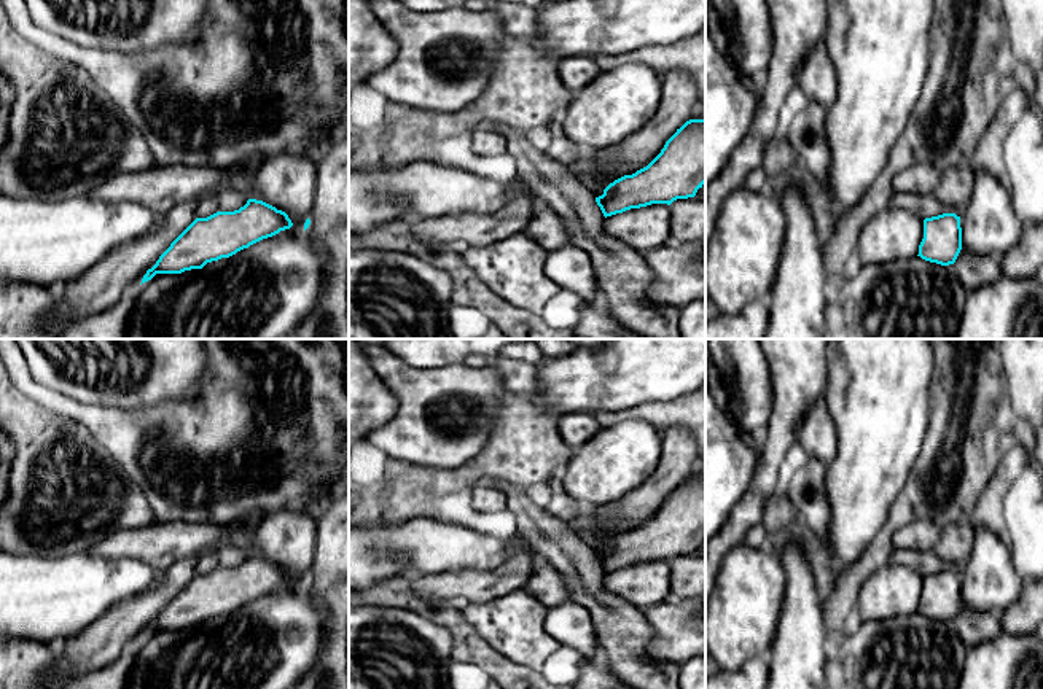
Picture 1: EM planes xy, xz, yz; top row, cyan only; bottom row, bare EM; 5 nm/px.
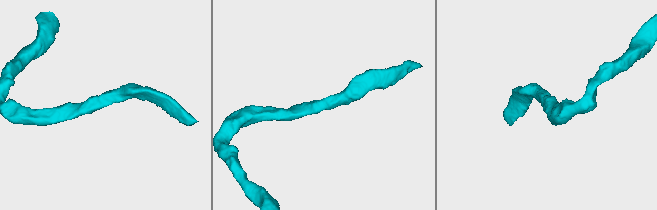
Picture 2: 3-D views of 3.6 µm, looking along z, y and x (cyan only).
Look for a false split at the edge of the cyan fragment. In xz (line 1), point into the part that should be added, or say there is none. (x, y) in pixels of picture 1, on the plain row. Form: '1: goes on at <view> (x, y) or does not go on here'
1: does not go on here

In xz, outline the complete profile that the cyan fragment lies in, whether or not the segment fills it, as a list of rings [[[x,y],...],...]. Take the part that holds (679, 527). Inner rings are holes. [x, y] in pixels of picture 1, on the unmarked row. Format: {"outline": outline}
{"outline": [[[689,476],[643,525],[610,539],[596,554],[604,573],[694,554],[705,539],[705,476]]]}

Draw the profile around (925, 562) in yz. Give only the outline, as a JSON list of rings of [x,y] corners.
[[[893,549],[889,559],[889,563],[900,563],[916,570],[919,574],[932,574],[943,570],[955,570],[962,573],[962,568],[941,560],[935,551],[898,551]]]

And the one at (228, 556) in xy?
[[[223,546],[197,555],[196,574],[207,574],[217,568],[234,568],[247,560],[248,549],[239,546]]]

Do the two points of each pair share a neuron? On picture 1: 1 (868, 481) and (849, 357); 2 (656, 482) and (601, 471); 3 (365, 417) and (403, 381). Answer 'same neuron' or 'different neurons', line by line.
1: same neuron
2: different neurons
3: different neurons

